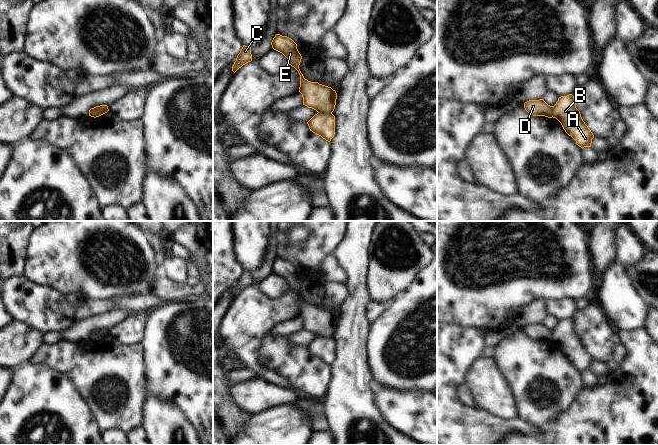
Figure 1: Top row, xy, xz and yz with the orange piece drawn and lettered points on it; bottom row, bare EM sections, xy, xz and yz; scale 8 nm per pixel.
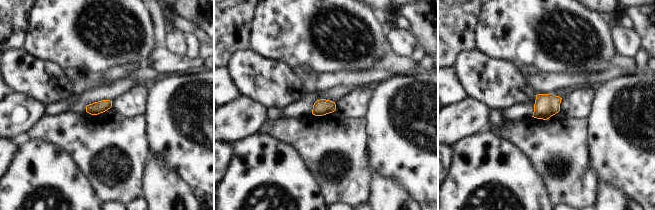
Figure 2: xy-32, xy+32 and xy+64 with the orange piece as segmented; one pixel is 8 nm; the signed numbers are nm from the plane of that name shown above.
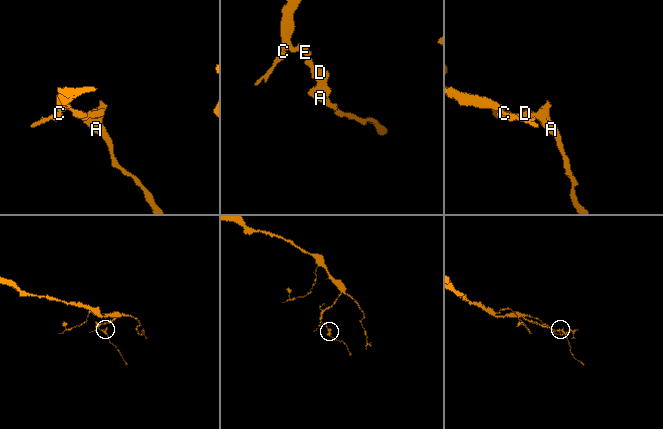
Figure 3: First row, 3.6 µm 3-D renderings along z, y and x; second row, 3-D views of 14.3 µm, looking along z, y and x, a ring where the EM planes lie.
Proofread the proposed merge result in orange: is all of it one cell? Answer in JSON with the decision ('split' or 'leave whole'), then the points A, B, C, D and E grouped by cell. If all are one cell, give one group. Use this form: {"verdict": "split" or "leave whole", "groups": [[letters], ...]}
{"verdict": "split", "groups": [["A", "B"], ["C", "D", "E"]]}

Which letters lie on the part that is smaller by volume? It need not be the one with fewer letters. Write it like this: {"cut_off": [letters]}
{"cut_off": ["A", "B"]}

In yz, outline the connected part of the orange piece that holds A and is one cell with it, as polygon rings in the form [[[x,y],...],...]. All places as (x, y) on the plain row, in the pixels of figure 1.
[[[561,320],[553,330],[553,342],[562,349],[565,356],[581,371],[591,371],[593,357],[583,345],[580,335],[576,332],[574,320]]]

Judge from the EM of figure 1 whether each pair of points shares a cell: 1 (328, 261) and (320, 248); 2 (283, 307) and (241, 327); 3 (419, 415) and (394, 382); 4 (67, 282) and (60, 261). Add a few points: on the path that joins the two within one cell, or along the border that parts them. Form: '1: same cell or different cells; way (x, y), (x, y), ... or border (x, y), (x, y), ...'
1: different cells; border (333, 250), (324, 257), (318, 267)
2: same cell; way (273, 311), (257, 313), (251, 317)
3: different cells; border (377, 384), (402, 391), (423, 391)
4: same cell; way (67, 277), (67, 268), (65, 266)

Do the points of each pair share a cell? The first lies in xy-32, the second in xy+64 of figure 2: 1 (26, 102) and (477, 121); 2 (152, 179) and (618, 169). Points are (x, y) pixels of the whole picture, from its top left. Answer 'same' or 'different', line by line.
1: same
2: different

